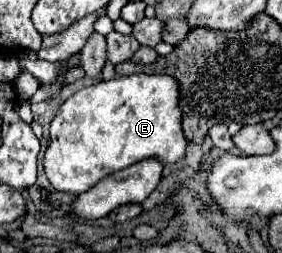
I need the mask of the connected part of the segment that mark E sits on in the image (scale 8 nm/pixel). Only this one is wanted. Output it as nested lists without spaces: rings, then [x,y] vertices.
[[[133,73],[83,87],[61,105],[57,117],[51,123],[49,147],[43,159],[45,175],[57,191],[79,195],[93,187],[99,179],[143,159],[157,157],[163,165],[173,165],[185,157],[189,145],[181,129],[181,119],[183,113],[179,111],[179,85],[175,83],[175,77],[169,75]]]

